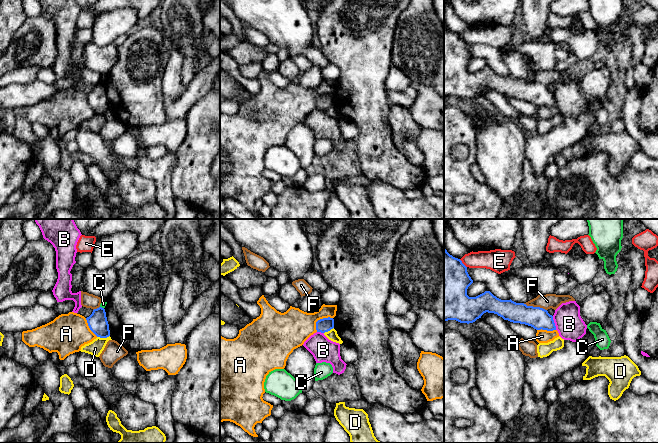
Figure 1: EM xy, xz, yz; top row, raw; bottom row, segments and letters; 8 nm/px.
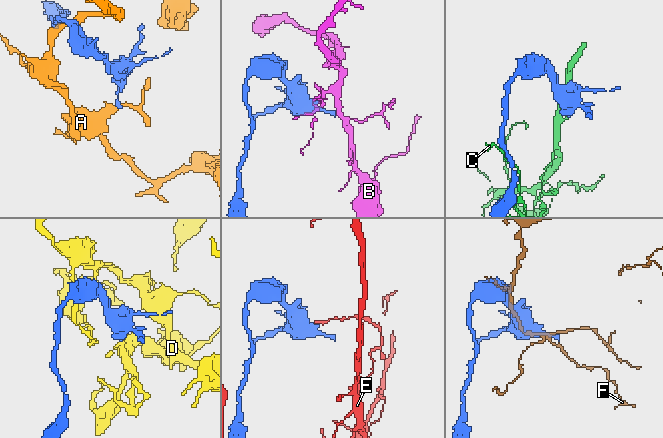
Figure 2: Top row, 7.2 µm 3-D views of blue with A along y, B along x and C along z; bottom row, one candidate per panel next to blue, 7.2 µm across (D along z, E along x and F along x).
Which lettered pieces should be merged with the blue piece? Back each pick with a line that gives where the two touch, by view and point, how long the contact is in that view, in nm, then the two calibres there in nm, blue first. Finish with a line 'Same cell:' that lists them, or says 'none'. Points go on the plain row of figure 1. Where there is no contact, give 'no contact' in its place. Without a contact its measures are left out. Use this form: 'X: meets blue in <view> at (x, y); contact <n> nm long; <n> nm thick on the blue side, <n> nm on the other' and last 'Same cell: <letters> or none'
Same cell: none

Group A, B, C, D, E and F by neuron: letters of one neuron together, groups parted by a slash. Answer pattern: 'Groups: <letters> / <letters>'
Groups: A / B / C / D / E / F

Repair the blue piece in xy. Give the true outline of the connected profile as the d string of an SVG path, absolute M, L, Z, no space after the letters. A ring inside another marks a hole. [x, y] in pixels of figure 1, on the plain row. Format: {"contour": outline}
{"contour": "M99 83L94 85L92 90L86 94L90 106L100 114L110 112L109 100L106 93L105 85Z"}

